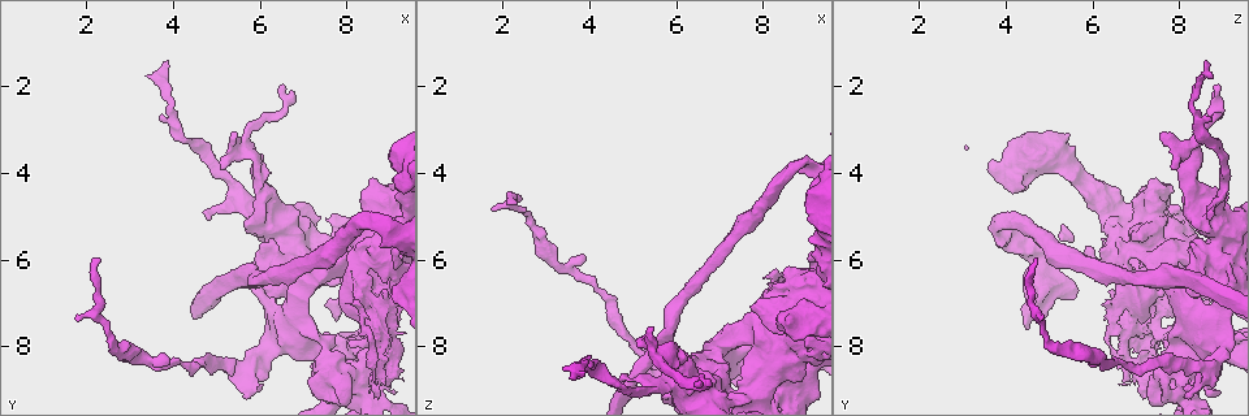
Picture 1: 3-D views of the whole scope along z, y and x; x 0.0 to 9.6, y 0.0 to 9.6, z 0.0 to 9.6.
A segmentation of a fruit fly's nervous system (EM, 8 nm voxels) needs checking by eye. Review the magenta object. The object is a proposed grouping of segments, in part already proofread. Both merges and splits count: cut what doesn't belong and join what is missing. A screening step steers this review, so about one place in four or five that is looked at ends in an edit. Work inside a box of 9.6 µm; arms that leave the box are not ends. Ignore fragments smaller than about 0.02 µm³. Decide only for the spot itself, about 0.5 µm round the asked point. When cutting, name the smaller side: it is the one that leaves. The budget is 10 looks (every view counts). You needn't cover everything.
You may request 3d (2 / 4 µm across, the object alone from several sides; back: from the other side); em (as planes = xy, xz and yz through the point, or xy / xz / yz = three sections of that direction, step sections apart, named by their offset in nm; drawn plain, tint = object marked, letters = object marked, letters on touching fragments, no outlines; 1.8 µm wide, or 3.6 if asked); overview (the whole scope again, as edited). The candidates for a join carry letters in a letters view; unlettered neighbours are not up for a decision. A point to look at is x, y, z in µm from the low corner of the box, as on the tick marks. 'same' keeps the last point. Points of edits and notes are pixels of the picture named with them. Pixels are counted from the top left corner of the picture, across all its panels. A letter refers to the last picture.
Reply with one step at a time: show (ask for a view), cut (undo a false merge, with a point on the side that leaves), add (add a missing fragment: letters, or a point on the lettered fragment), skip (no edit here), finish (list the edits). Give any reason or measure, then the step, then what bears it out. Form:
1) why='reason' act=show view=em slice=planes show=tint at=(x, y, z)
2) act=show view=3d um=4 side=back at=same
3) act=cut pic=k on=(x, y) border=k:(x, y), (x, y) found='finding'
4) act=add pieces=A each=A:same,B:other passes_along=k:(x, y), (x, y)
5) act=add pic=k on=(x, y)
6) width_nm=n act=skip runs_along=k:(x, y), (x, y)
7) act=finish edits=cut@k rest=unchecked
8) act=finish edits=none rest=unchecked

why='abrupt turn' act=show view=em um=3.6 slice=xz step=4 show=plain at=(6.60, 5.55, 8.95)

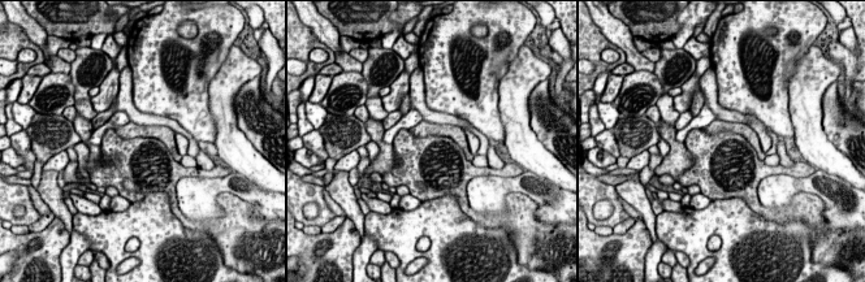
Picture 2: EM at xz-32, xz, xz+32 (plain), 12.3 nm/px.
act=show view=em um=3.6 slice=xz step=4 show=letters at=same

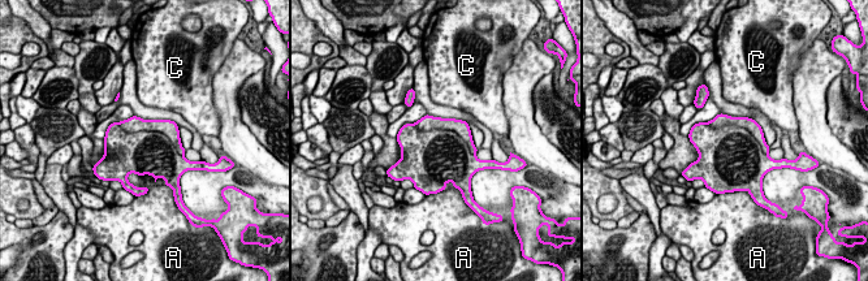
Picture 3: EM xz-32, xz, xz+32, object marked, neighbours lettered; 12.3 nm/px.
act=cut pic=3 on=(134, 124) each=A:other,C:other part_leaving=3:(124, 124), (162, 125), (178, 146) found='two neurons meet here'

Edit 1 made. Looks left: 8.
act=show view=em slice=planes show=letters at=(9.15, 5.35, 6.35)

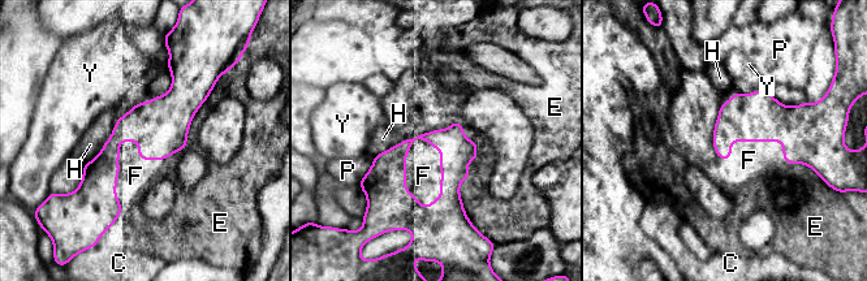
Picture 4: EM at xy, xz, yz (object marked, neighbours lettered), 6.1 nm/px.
width_nm=220 act=add pieces=F each=C:other,E:other,F:same,H:other,P:other,Y:other found='it goes on there'

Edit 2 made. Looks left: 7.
why='an open end' act=show view=em slice=xy step=16 show=plain at=(7.30, 9.15, 8.65)

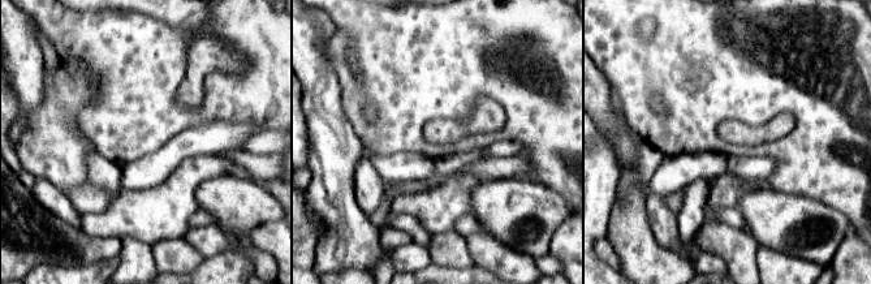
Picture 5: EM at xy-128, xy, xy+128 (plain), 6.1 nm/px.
act=show view=em slice=xy step=16 show=letters at=same

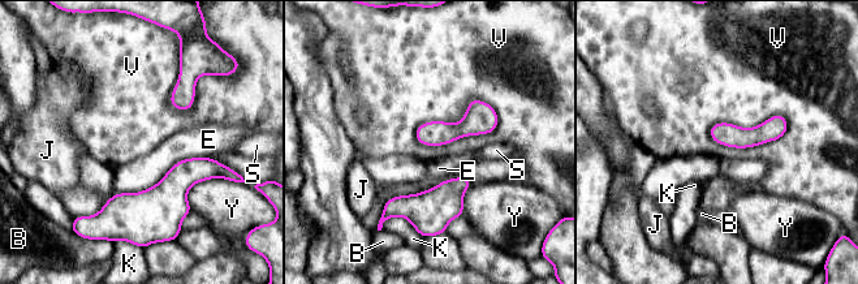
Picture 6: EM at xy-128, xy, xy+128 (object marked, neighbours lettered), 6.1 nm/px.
act=skip each=B:other,E:other,J:other,K:other,S:other,V:other,Y:other runs_along=6:(784, 124), (761, 134), (712, 132) found='no lettered fragment goes on from it'

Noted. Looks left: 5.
why='thin end' act=show view=em slice=planes show=letters at=(2.30, 5.95, 4.65)

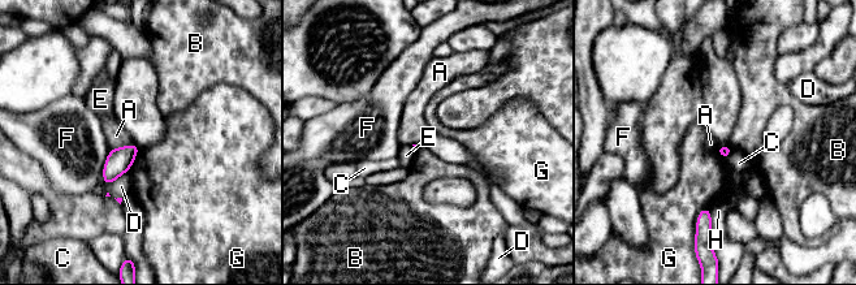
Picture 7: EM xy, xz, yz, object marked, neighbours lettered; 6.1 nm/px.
longest_contact=F:200nm act=skip each=A:other,B:other,C:other,D:other,E:other,F:other,G:other,H:other found='none of them fits'

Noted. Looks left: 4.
act=finish edits=cut@3,add@4 rest=unchecked

